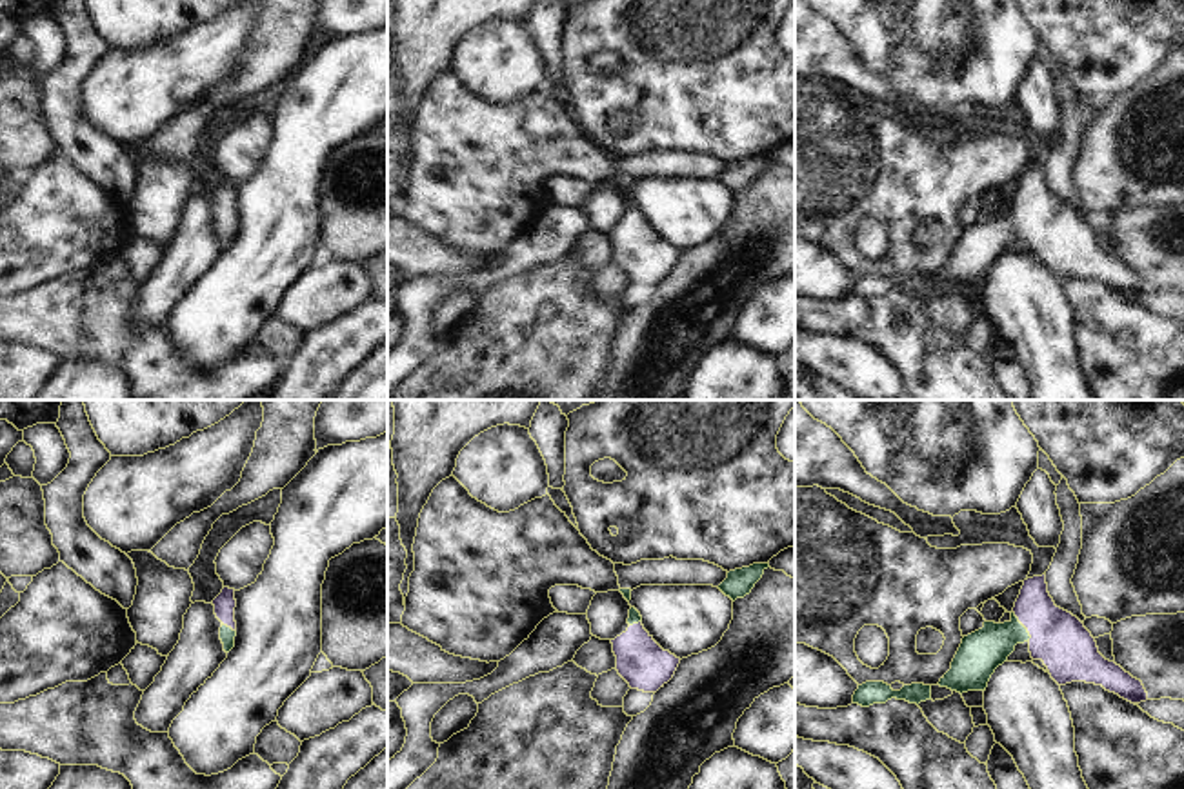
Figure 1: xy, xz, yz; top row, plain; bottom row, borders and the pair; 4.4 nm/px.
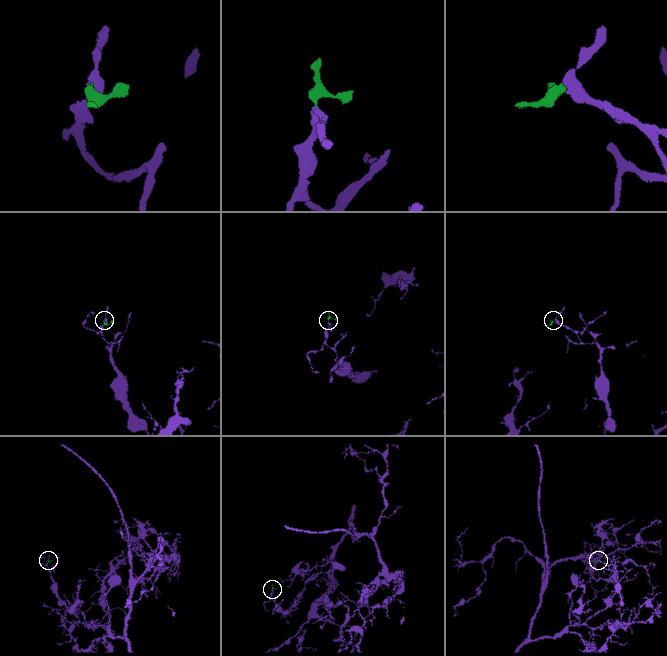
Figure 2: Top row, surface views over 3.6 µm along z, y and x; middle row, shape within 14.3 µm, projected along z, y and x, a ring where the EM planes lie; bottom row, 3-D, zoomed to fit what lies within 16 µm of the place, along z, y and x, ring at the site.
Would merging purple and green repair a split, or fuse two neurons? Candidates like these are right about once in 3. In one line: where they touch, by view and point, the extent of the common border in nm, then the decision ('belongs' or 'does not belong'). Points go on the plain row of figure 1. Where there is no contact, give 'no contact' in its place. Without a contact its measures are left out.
contact yz (1023, 217); length 150 nm; belongs

